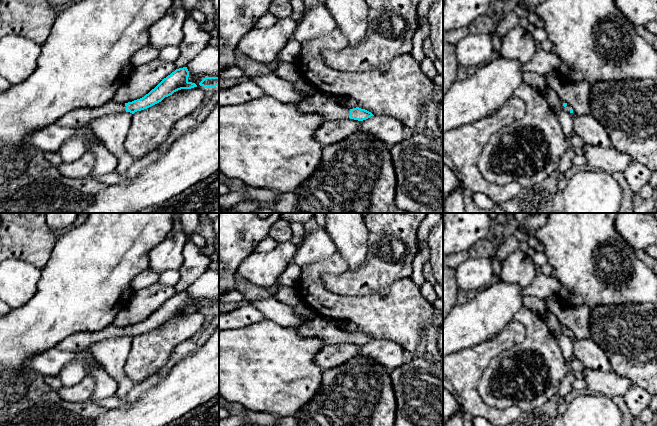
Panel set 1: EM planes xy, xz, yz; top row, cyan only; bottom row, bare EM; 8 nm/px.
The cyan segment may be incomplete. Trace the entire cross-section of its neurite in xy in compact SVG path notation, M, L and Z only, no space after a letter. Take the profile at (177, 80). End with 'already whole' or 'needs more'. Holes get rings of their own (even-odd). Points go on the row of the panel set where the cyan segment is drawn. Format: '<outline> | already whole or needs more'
M187 67L176 69L140 99L125 104L117 103L113 99L99 107L78 108L61 117L56 124L63 127L78 127L85 126L88 122L107 114L122 112L134 114L161 102L165 97L172 95L178 90L197 87L195 83L188 81L188 77L189 71Z | needs more

